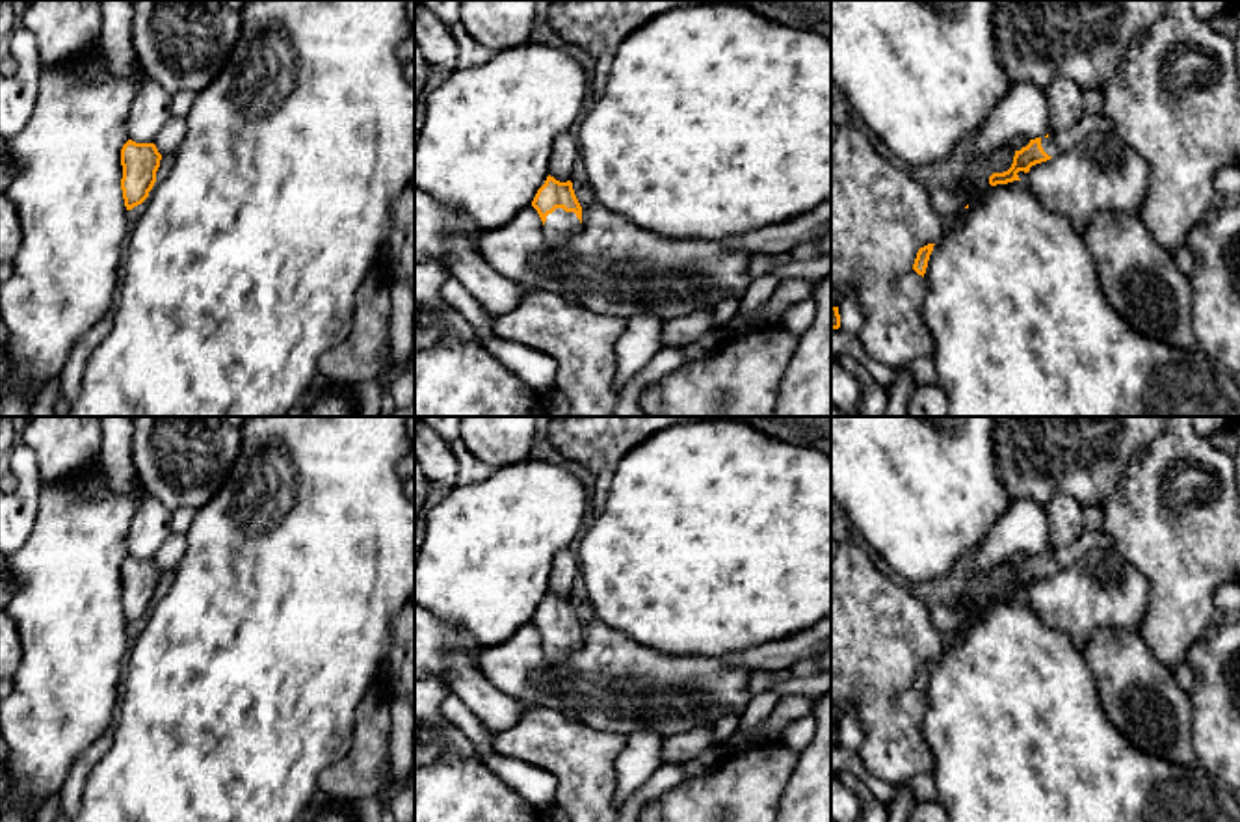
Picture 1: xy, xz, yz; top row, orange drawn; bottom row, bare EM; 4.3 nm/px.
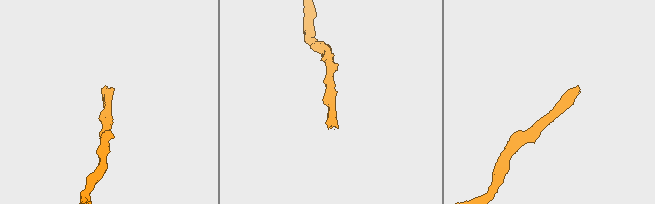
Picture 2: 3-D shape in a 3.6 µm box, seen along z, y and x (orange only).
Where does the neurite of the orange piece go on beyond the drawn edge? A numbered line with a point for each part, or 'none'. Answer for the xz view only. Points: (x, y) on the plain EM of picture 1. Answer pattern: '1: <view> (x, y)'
1: xz (562, 646)

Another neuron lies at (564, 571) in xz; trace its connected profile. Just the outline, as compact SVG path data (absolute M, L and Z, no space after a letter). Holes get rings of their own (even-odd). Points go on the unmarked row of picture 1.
M569 549L560 550L552 560L548 591L560 599L571 597L574 578L578 577L578 556Z

